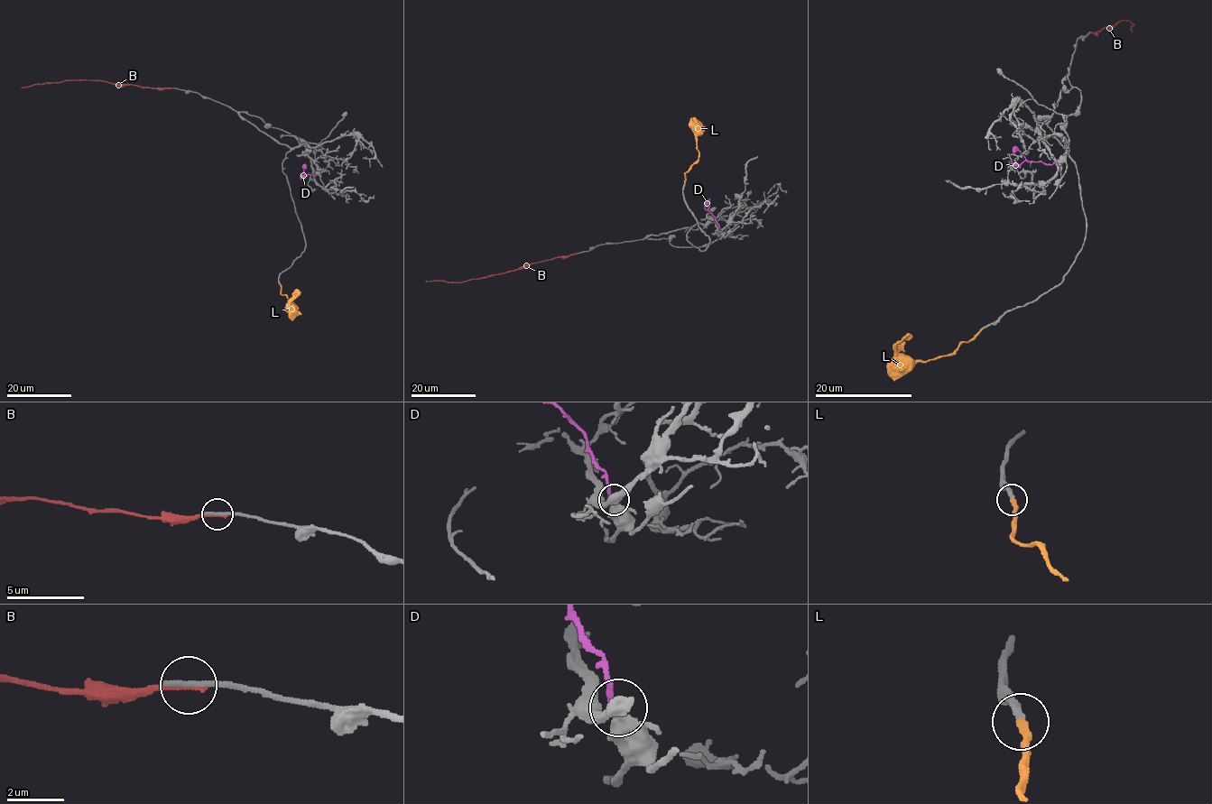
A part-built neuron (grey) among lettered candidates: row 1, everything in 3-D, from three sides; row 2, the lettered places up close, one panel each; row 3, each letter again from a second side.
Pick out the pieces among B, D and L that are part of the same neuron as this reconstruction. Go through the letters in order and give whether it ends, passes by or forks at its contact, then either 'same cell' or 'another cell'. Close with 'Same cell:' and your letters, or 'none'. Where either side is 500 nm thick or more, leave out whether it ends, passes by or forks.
B: it ends there; another cell
D: it ends there; same cell
L: it ends there; same cell
Same cell: D, L

